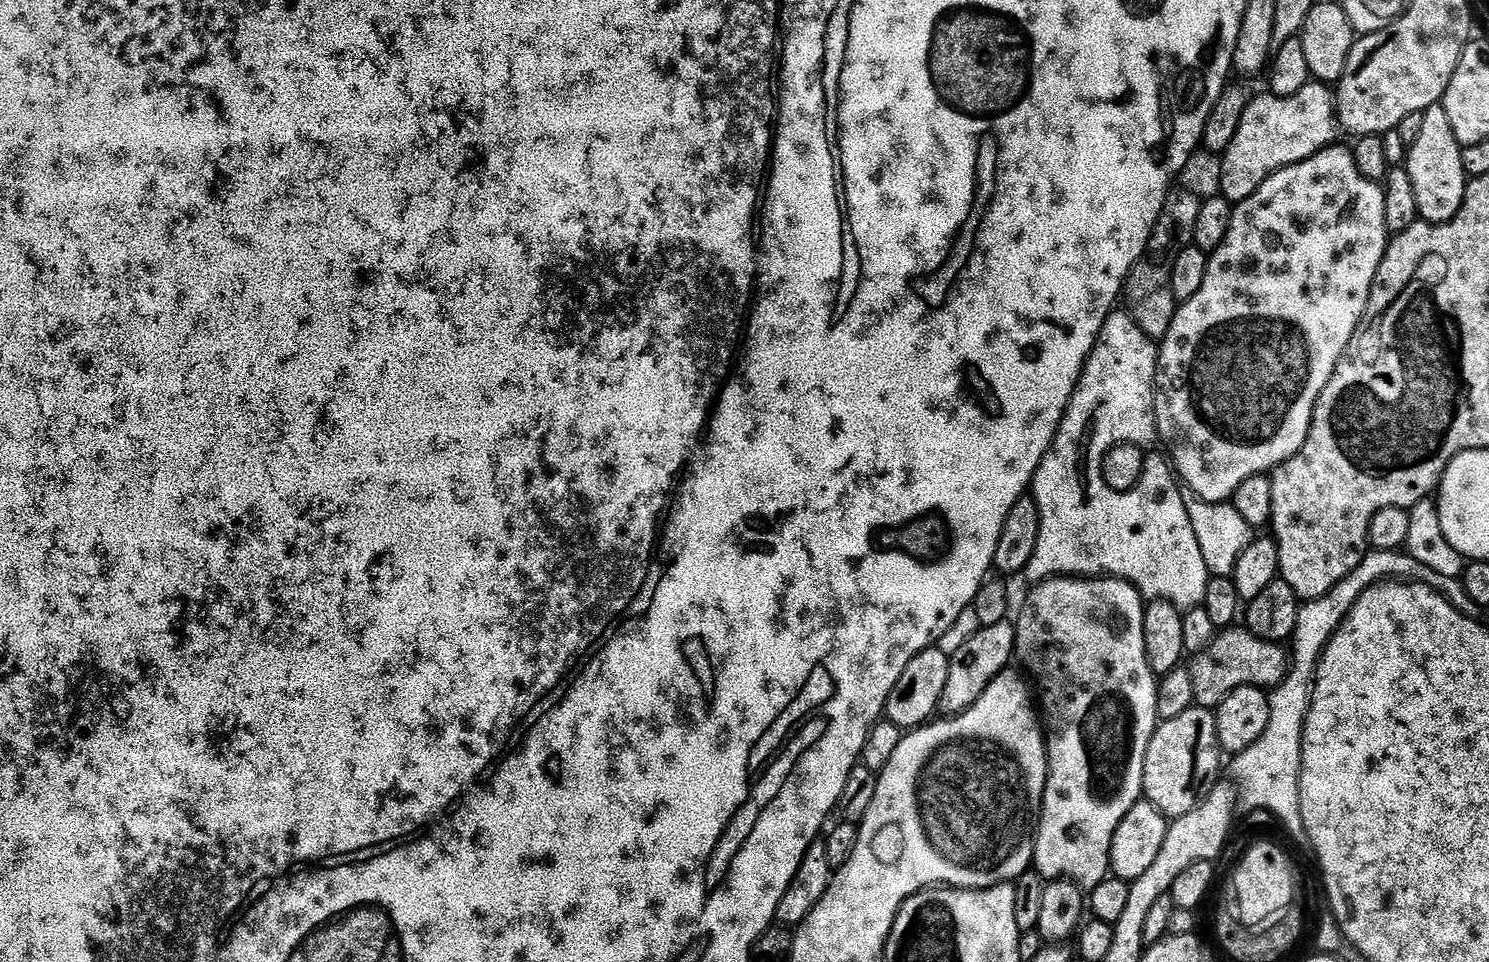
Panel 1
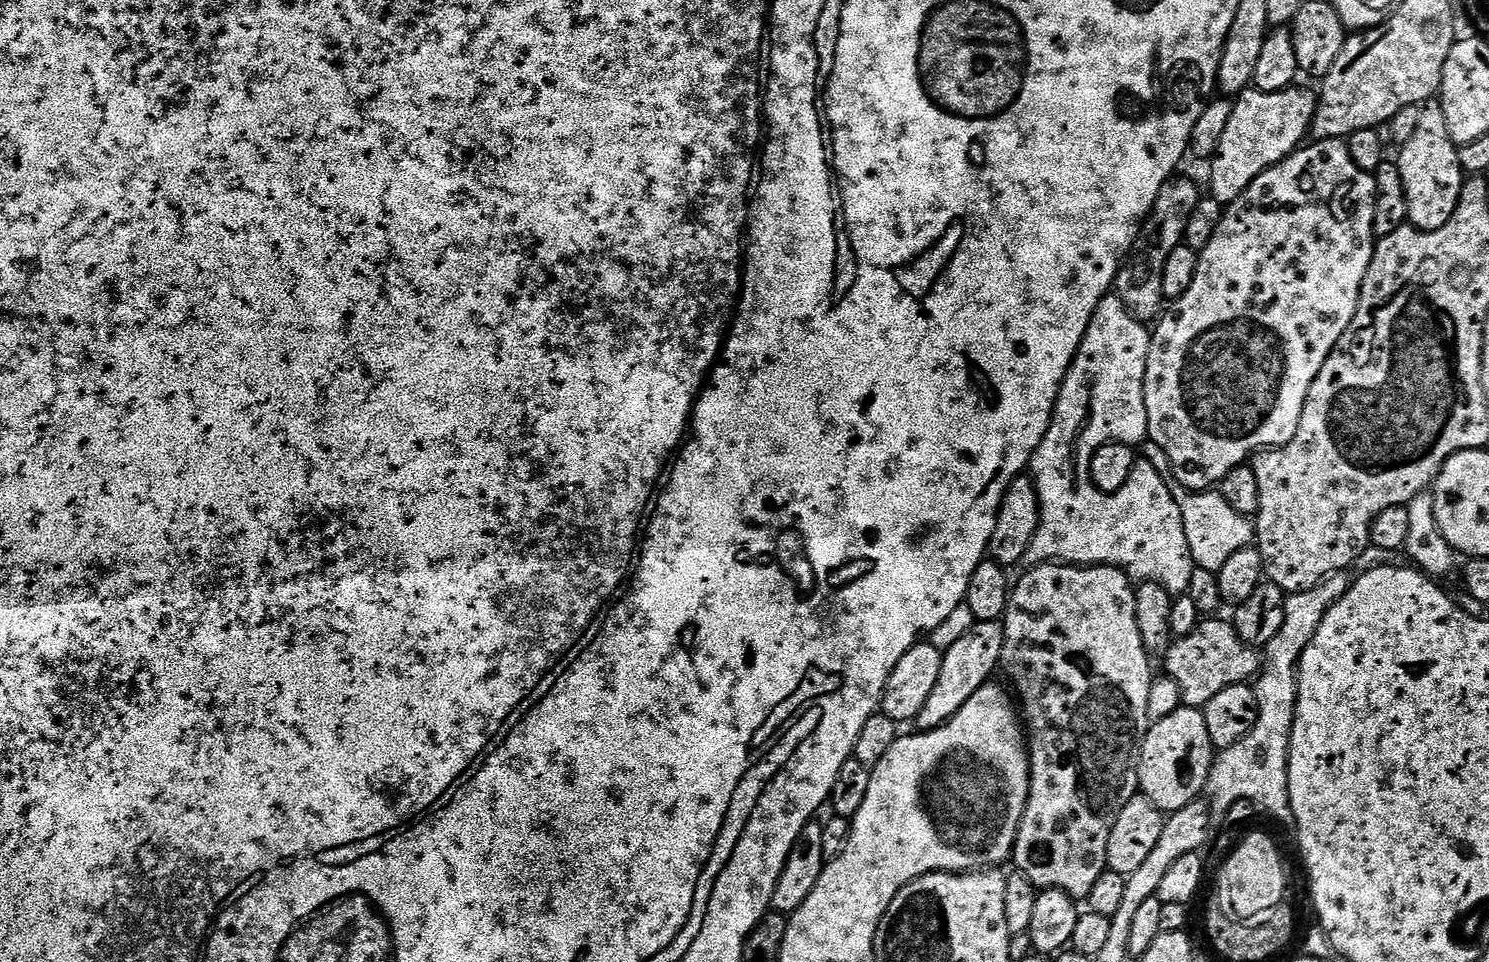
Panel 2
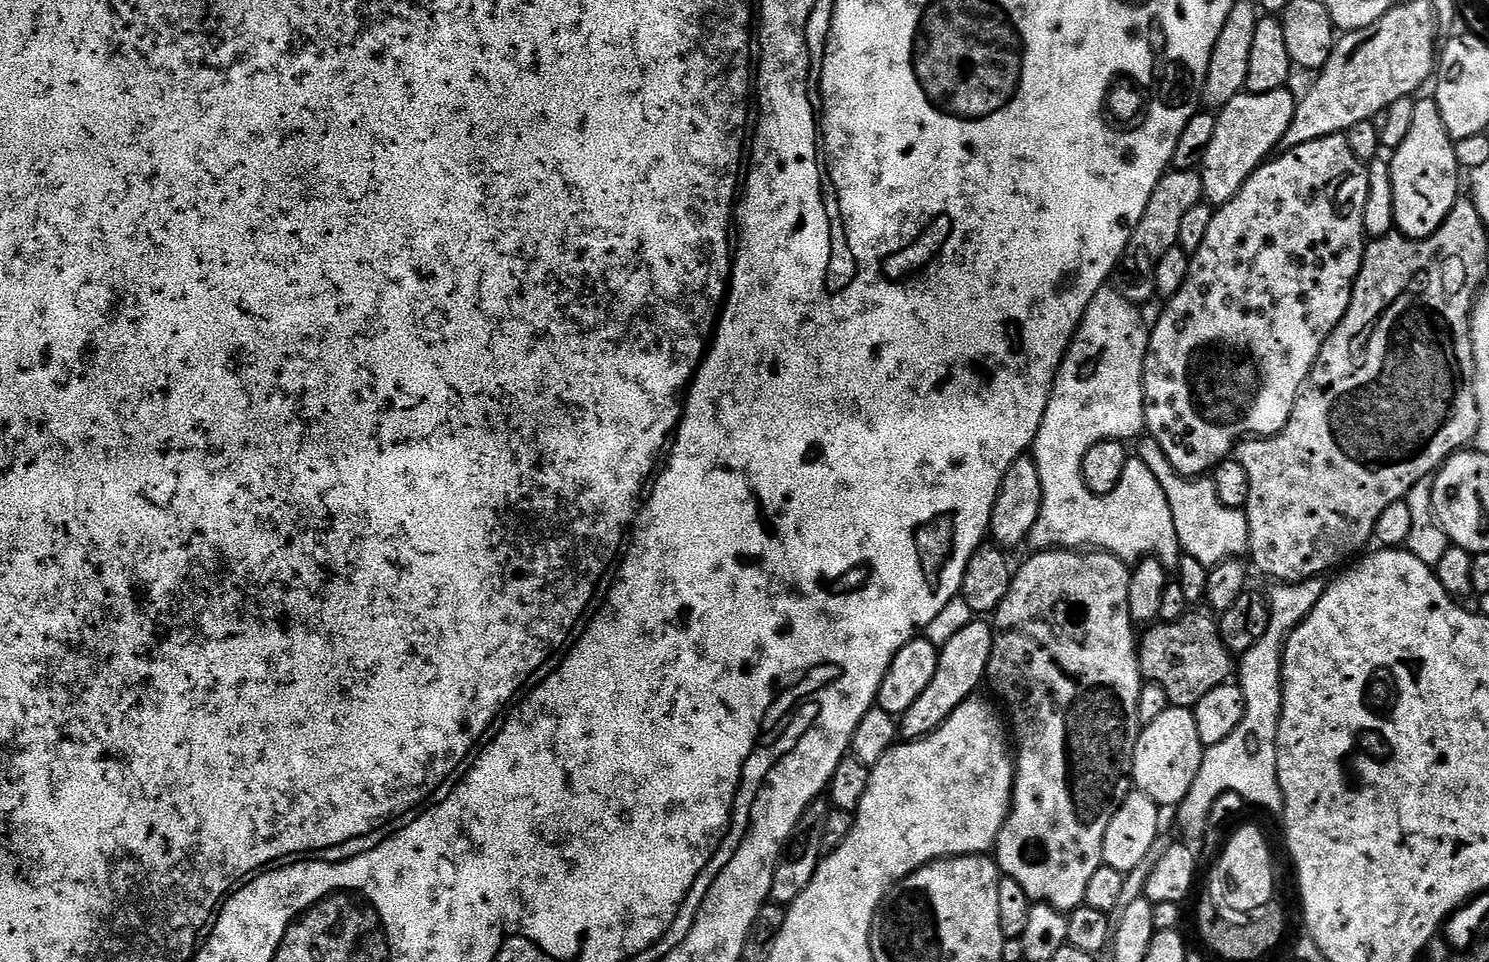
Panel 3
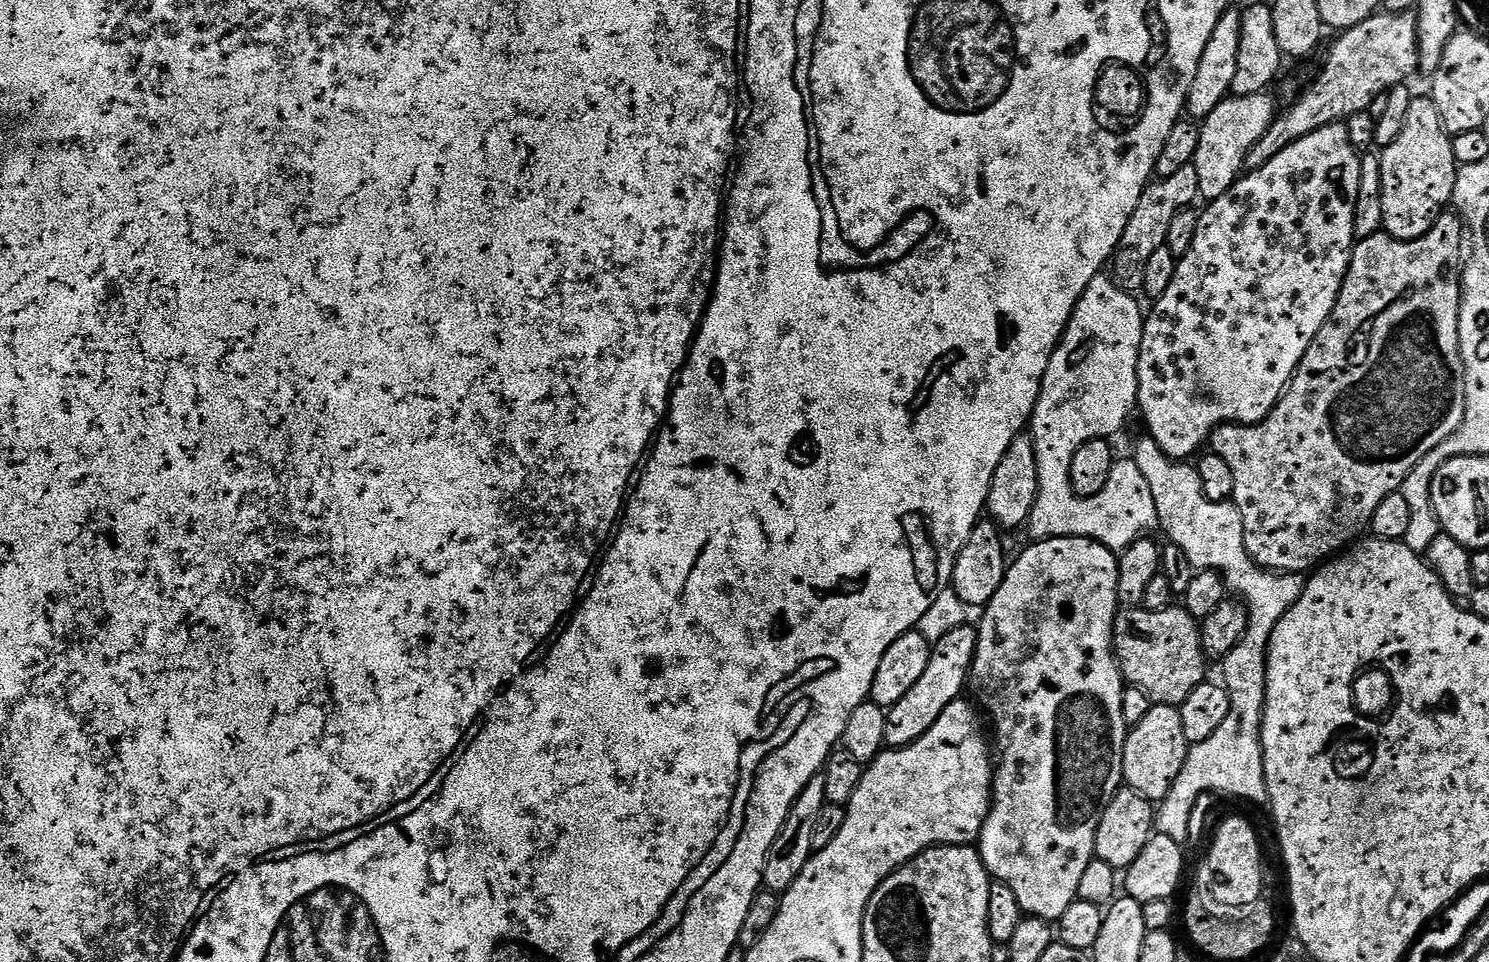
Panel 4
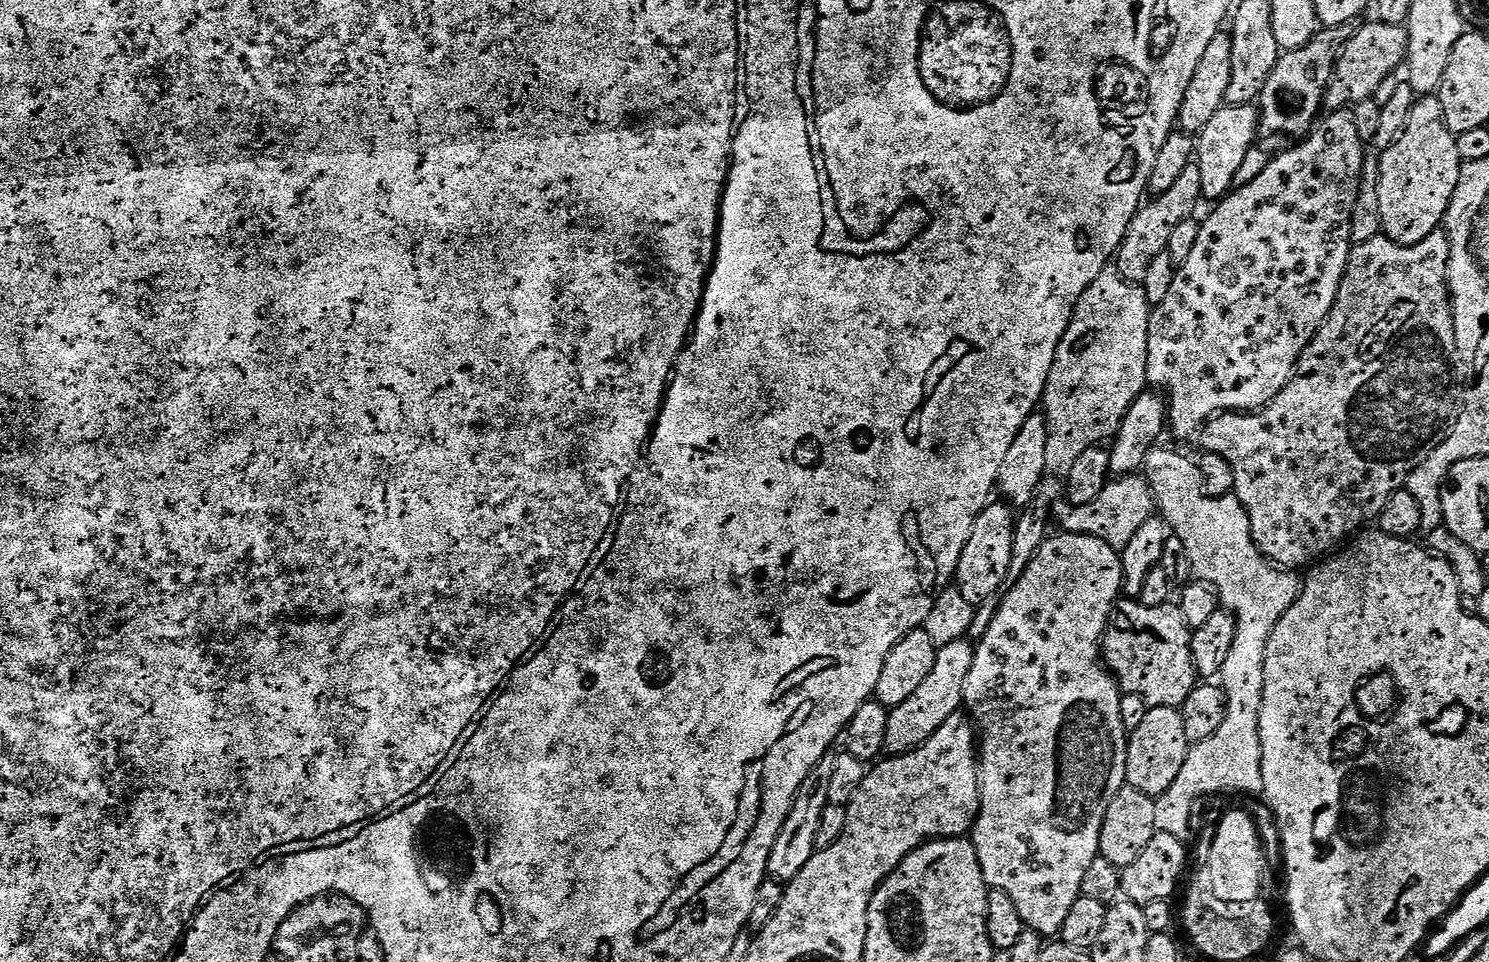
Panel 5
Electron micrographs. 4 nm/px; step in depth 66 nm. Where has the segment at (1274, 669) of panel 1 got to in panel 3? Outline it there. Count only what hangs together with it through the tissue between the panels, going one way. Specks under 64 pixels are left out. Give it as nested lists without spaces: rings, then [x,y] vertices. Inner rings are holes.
[[[1200,610],[1189,611],[1180,620],[1169,624],[1157,622],[1138,640],[1140,674],[1147,683],[1162,686],[1173,708],[1196,707],[1214,686],[1229,683],[1234,672],[1234,656],[1220,640],[1220,625],[1203,616]]]

